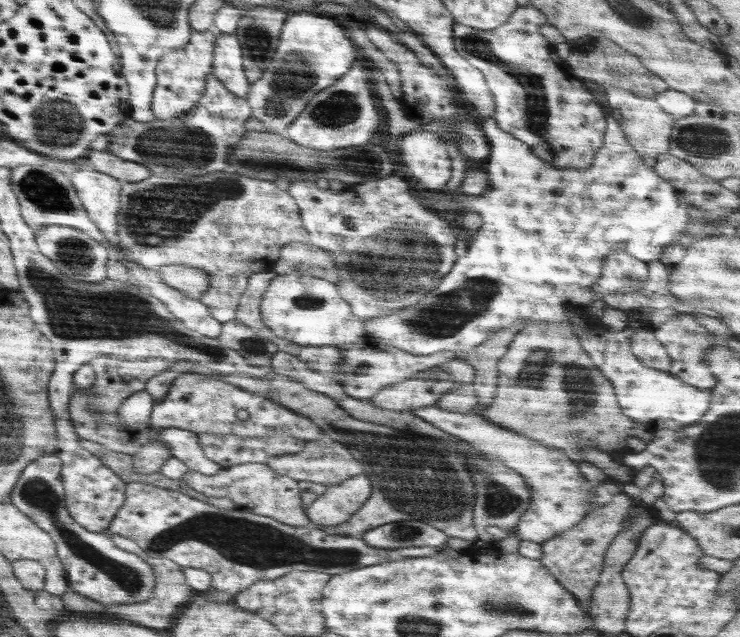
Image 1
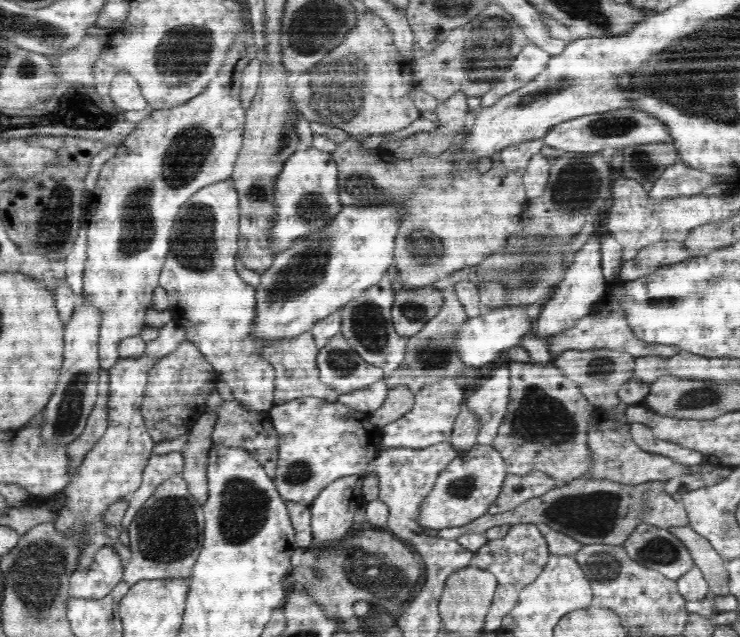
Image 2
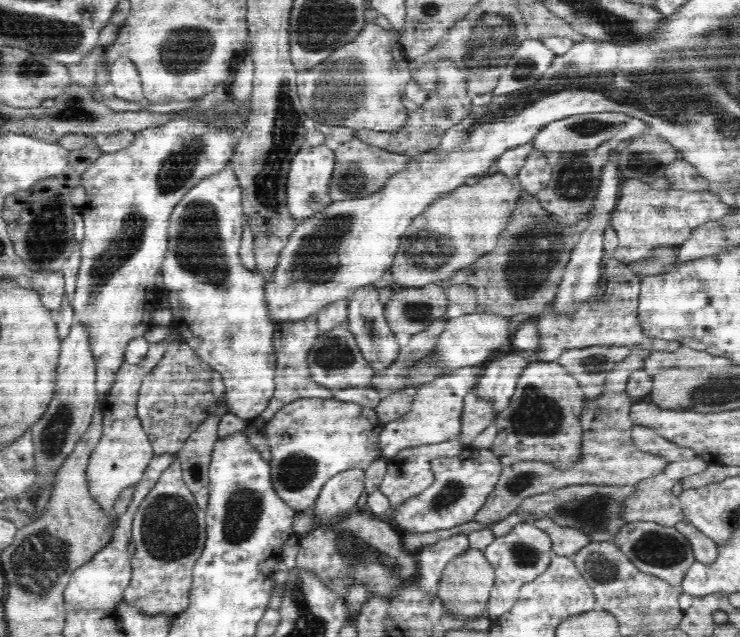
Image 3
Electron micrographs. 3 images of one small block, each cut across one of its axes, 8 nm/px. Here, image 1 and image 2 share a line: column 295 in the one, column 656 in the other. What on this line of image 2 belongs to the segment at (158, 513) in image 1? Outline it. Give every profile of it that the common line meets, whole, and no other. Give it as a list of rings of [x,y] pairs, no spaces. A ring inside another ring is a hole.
[[[644,522],[623,542],[628,556],[640,566],[655,570],[670,580],[680,579],[695,562],[686,545],[668,529]]]

